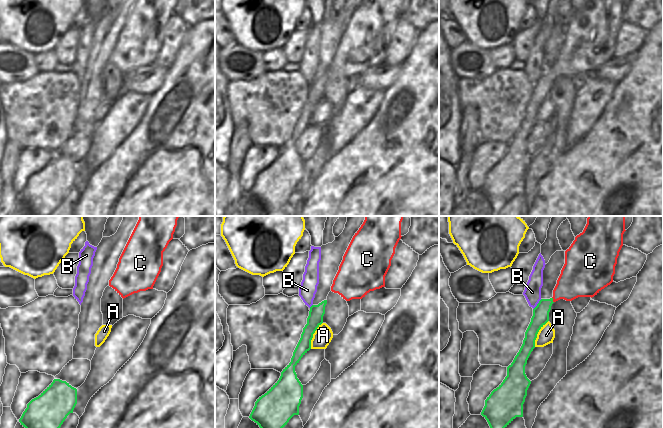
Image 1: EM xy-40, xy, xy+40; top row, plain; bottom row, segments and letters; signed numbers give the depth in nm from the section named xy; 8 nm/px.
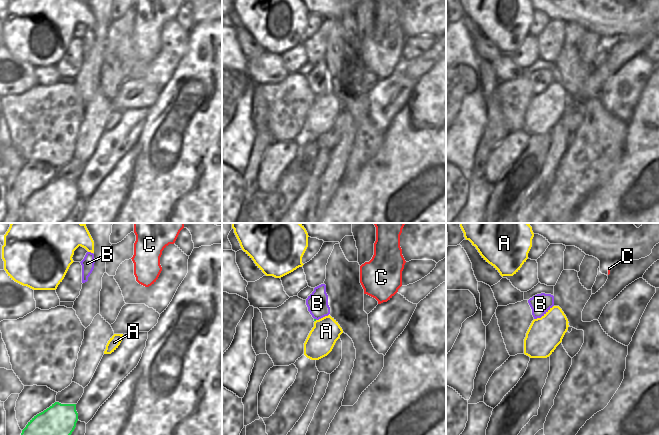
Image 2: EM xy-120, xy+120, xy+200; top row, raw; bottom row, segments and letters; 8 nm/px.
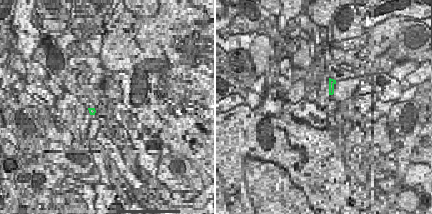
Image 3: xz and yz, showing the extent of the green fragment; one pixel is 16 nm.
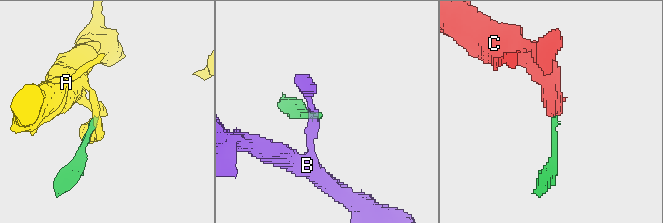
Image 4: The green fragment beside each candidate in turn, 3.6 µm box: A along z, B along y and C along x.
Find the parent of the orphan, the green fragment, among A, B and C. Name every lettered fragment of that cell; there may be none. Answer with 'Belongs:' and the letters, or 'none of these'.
Belongs: C

